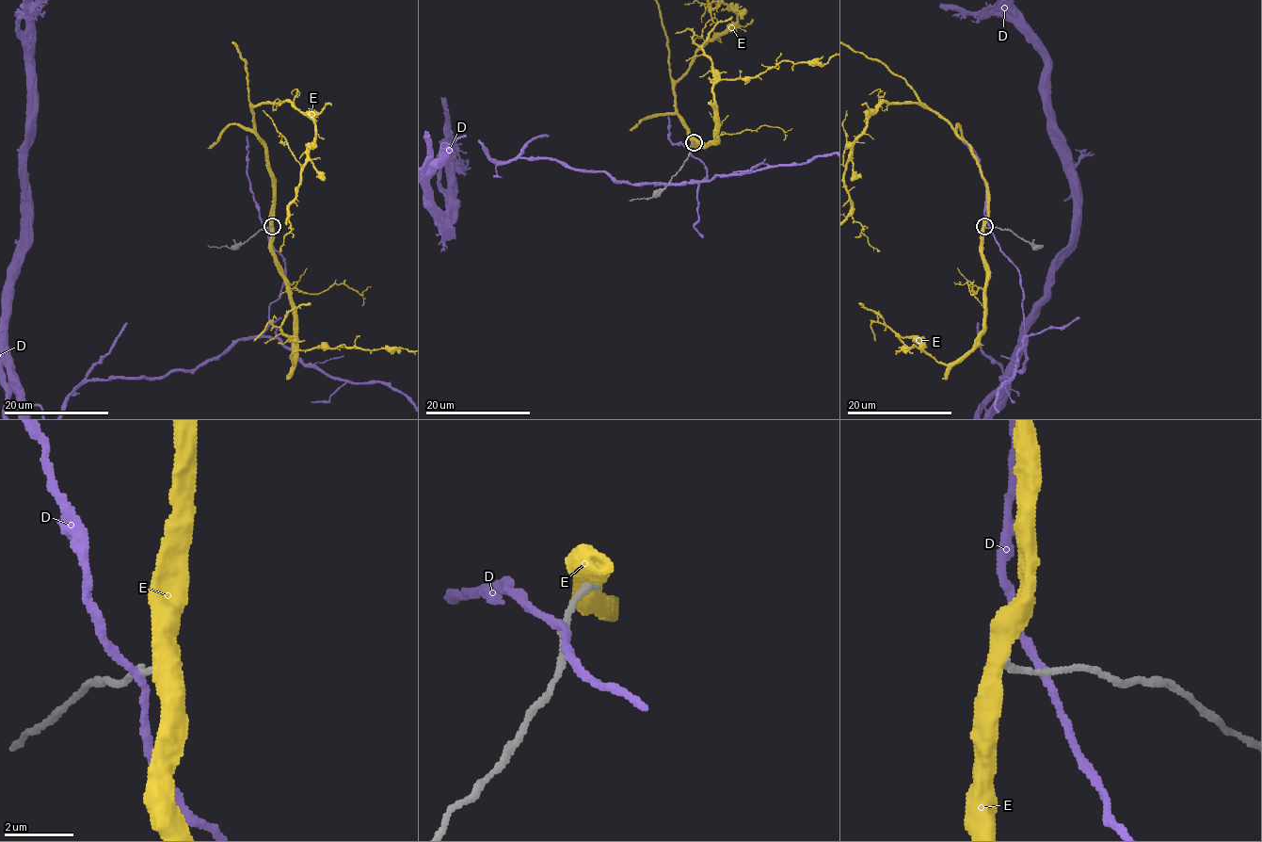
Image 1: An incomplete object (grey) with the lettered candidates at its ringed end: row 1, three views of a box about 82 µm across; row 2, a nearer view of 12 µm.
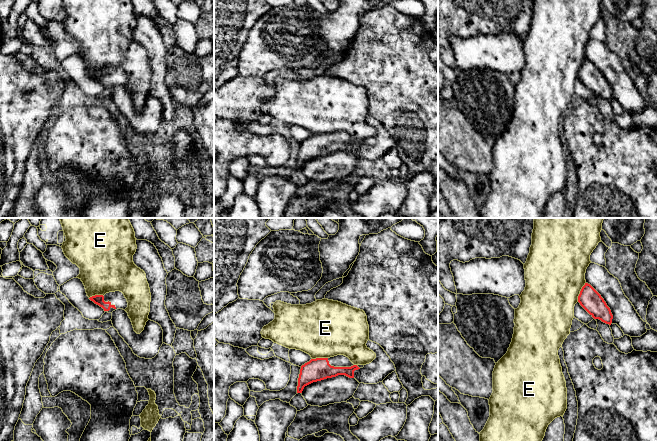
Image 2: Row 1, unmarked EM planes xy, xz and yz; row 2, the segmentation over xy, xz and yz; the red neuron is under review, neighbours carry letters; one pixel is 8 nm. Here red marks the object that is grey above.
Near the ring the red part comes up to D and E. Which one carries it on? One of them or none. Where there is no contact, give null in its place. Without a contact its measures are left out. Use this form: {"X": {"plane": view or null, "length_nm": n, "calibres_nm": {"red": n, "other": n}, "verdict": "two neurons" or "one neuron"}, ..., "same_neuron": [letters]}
{"D": {"plane": null, "verdict": "two neurons"}, "E": {"plane": "yz", "length_nm": 170, "calibres_nm": {"red": 170, "other": 480}, "verdict": "two neurons"}, "same_neuron": []}

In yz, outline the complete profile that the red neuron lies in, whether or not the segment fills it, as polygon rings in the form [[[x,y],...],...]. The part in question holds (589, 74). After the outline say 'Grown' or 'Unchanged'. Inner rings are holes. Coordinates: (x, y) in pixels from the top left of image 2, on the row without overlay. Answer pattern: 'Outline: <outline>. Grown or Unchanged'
Outline: [[[588,59],[582,63],[578,72],[580,81],[594,94],[611,101],[613,91],[601,71]]]. Unchanged

